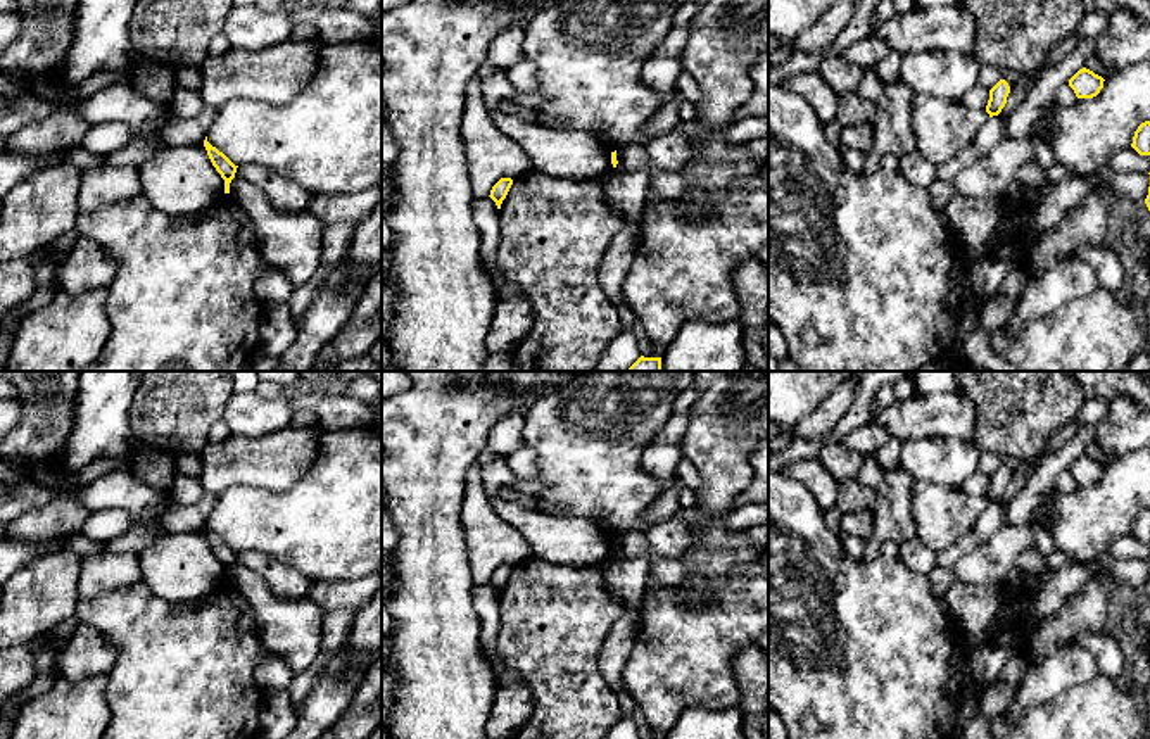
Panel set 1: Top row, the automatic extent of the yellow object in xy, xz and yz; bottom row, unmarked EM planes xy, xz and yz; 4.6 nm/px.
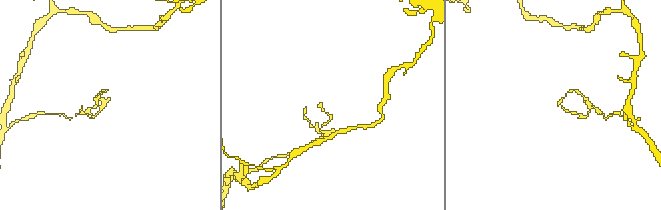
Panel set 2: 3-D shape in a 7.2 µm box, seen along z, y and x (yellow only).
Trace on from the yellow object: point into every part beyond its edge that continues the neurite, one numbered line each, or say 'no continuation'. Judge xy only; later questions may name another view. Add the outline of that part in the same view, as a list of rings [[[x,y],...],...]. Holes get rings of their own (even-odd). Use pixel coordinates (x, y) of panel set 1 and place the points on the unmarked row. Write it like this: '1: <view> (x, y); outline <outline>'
no continuation

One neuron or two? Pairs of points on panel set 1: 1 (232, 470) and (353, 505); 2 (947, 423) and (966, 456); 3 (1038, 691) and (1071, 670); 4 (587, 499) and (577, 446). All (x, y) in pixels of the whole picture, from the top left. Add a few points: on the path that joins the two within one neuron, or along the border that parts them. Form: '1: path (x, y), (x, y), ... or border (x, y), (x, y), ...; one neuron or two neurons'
1: border (316, 454), (311, 467), (284, 491), (249, 486); two neurons
2: border (914, 437), (960, 437), (971, 442); two neurons
3: path (1047, 682), (1062, 670); one neuron
4: path (587, 486), (587, 460); one neuron

